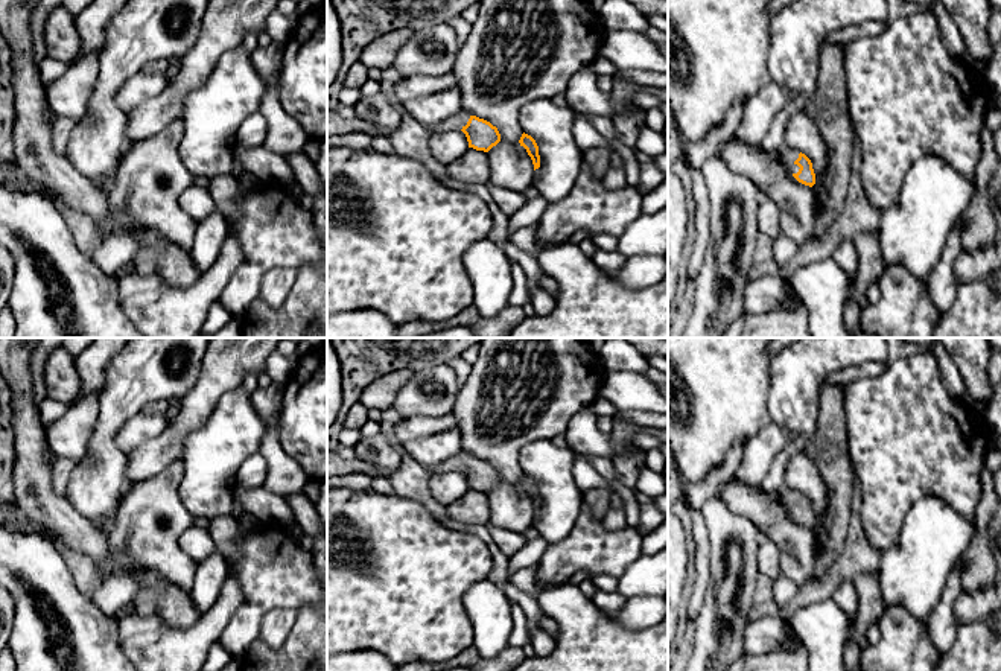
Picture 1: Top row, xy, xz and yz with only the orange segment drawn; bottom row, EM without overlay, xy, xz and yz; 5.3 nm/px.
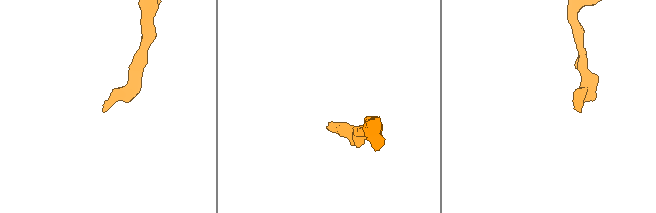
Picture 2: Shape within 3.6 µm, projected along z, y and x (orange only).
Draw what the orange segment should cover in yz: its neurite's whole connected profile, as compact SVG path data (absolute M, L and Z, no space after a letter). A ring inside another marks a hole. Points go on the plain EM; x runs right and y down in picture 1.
M786 487L782 491L780 499L783 501L785 510L793 520L797 520L799 523L809 528L815 525L812 504L799 490Z

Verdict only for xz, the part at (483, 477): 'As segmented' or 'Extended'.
Extended

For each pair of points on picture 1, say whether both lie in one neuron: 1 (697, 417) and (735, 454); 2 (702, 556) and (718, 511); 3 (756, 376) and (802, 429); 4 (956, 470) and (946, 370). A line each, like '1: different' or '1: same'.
1: different
2: different
3: different
4: different

